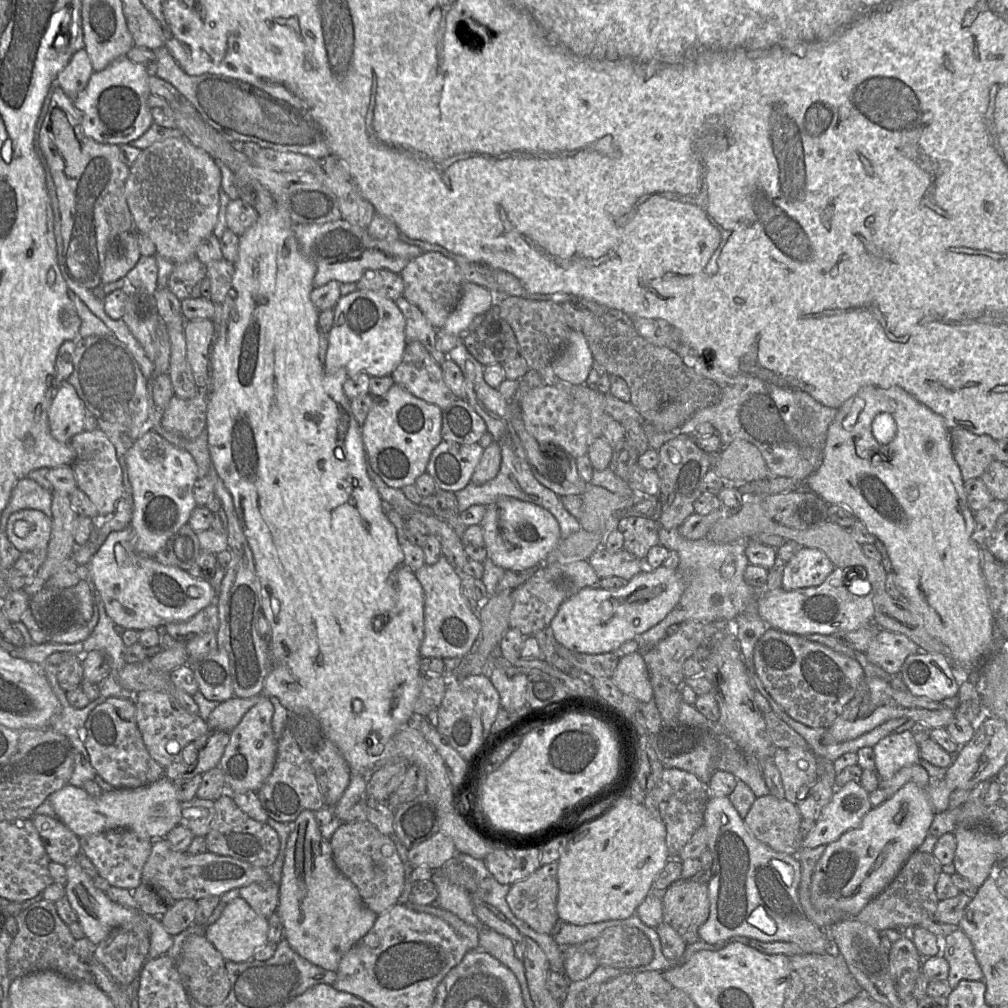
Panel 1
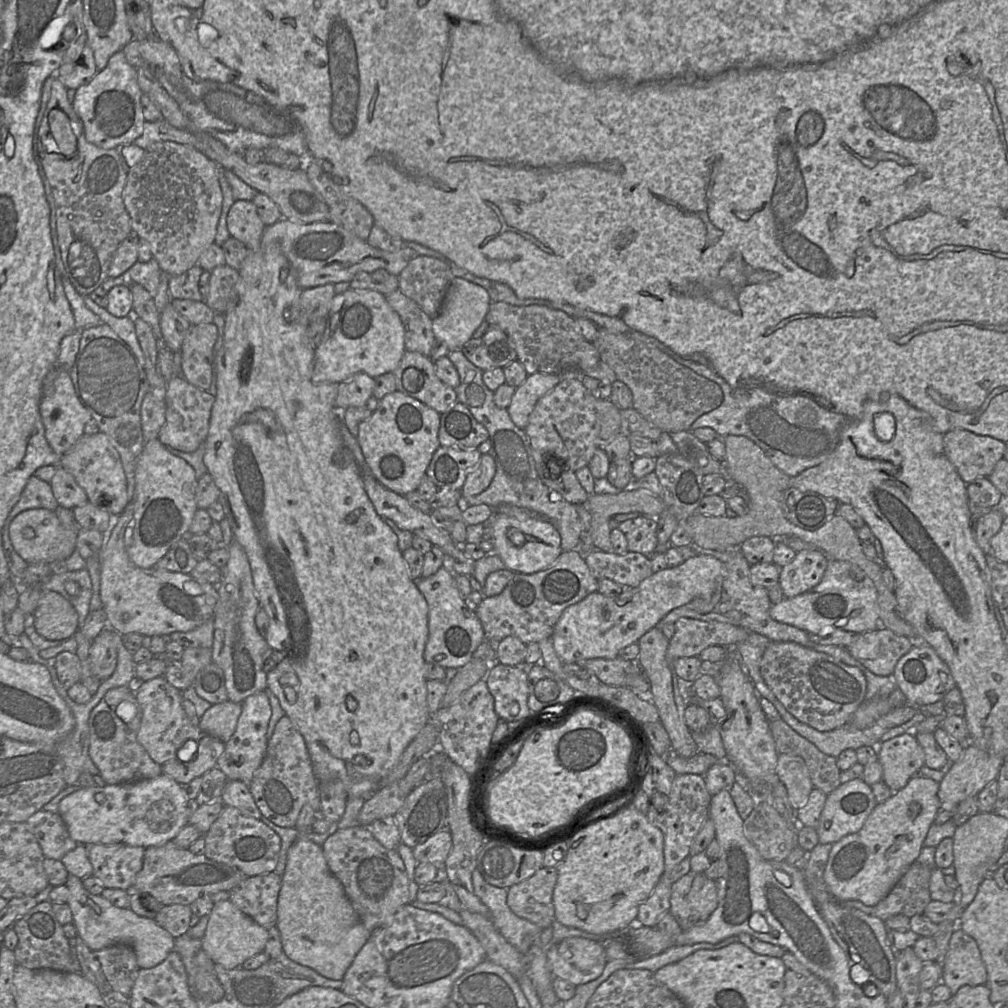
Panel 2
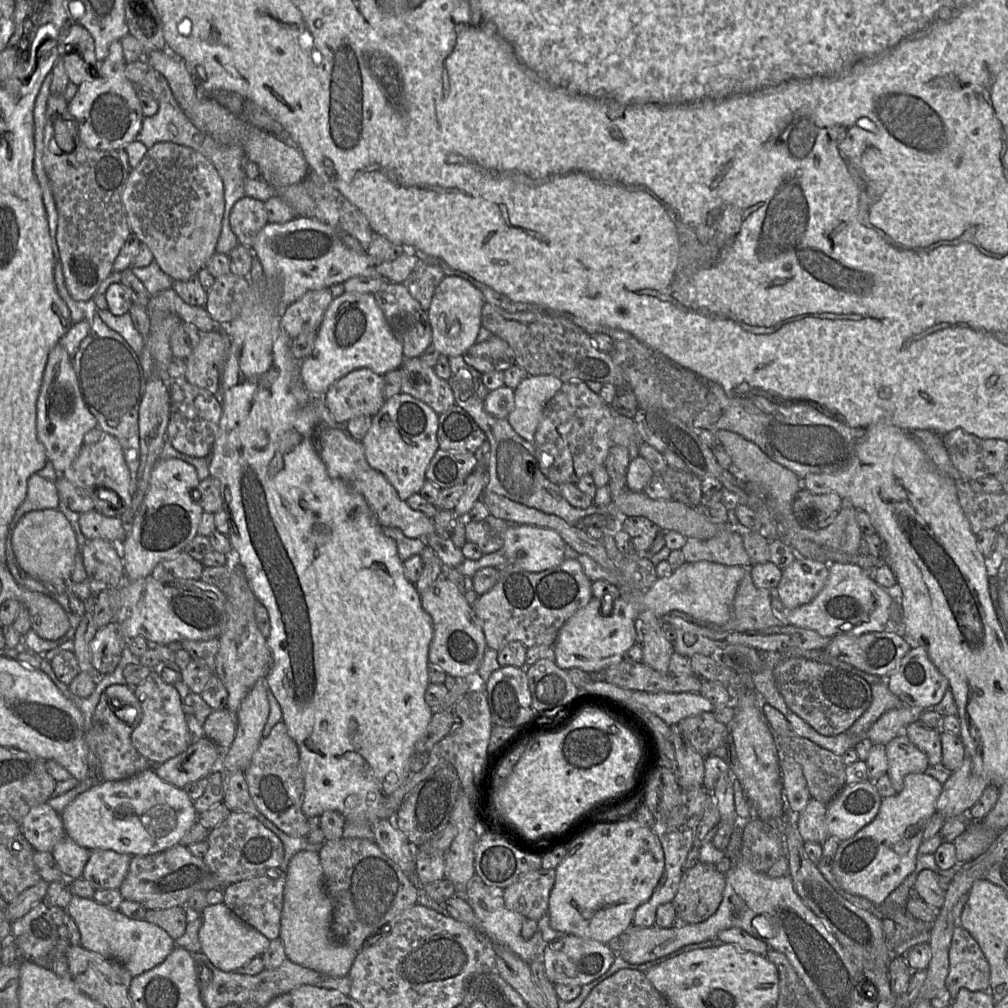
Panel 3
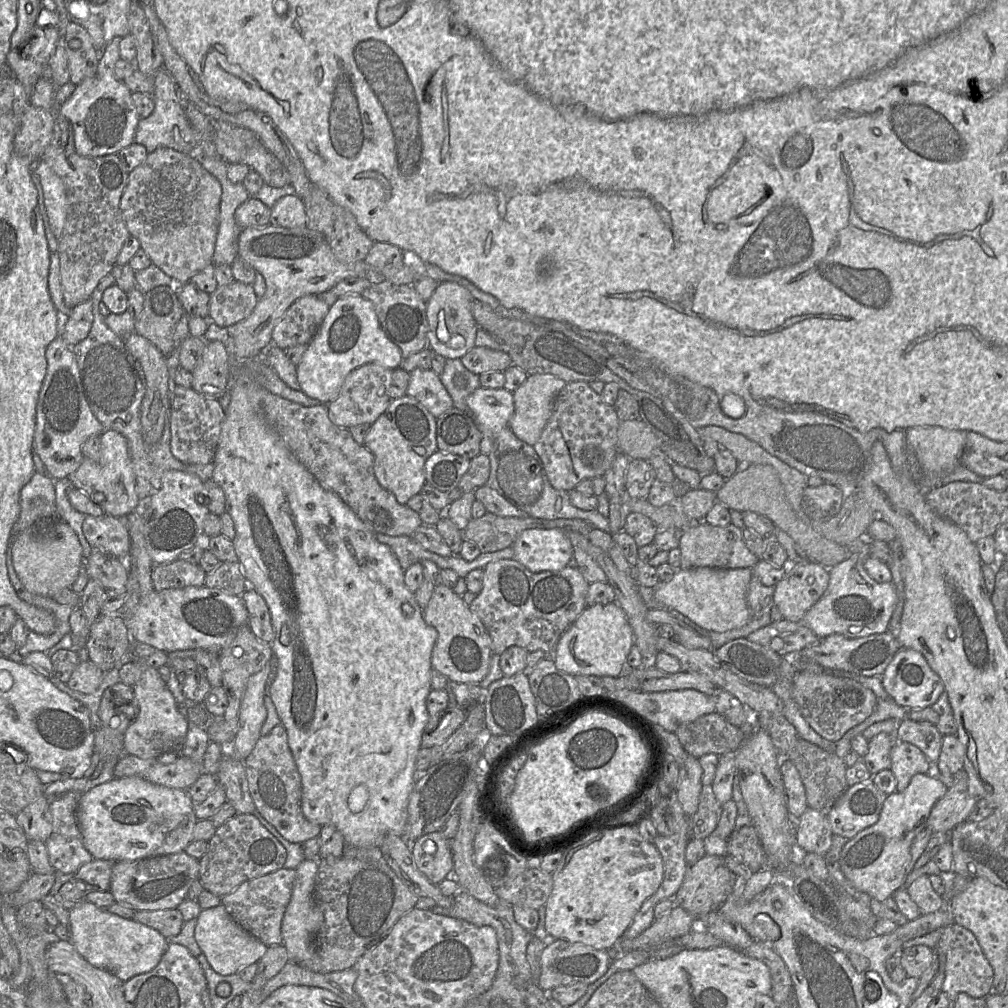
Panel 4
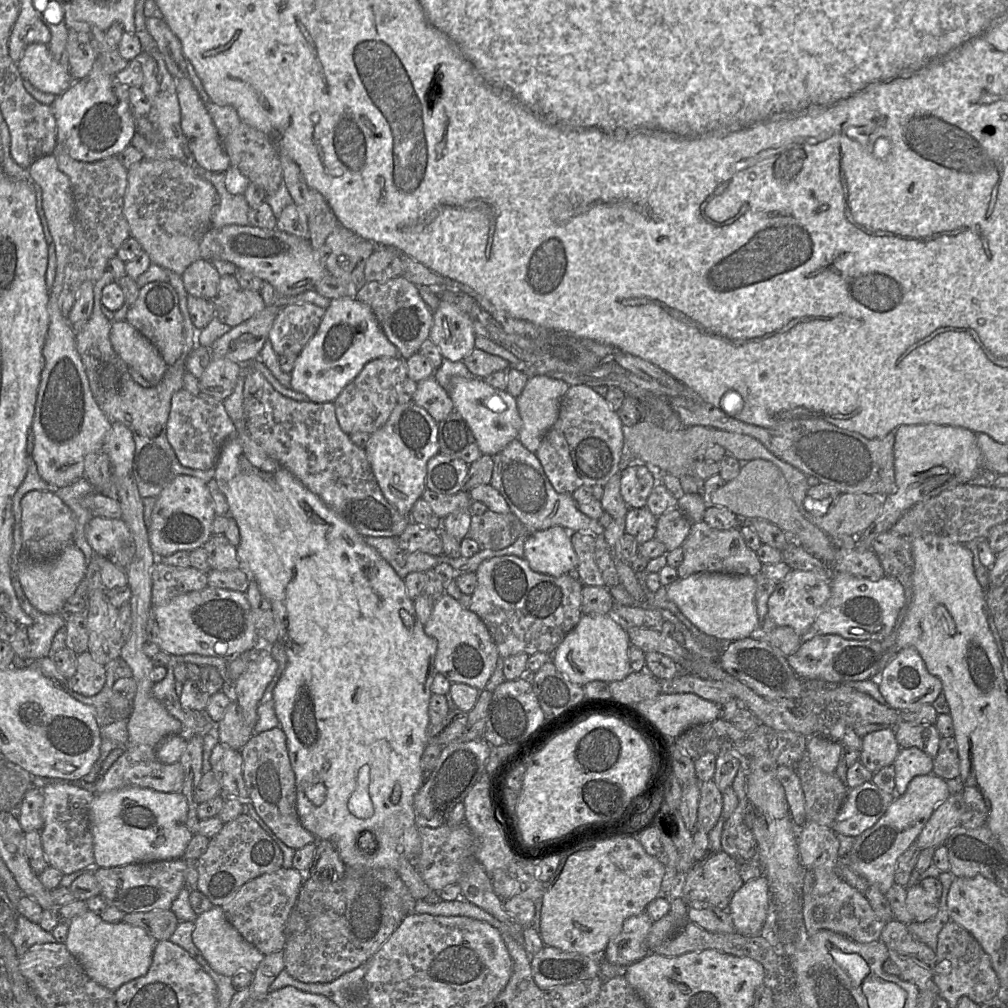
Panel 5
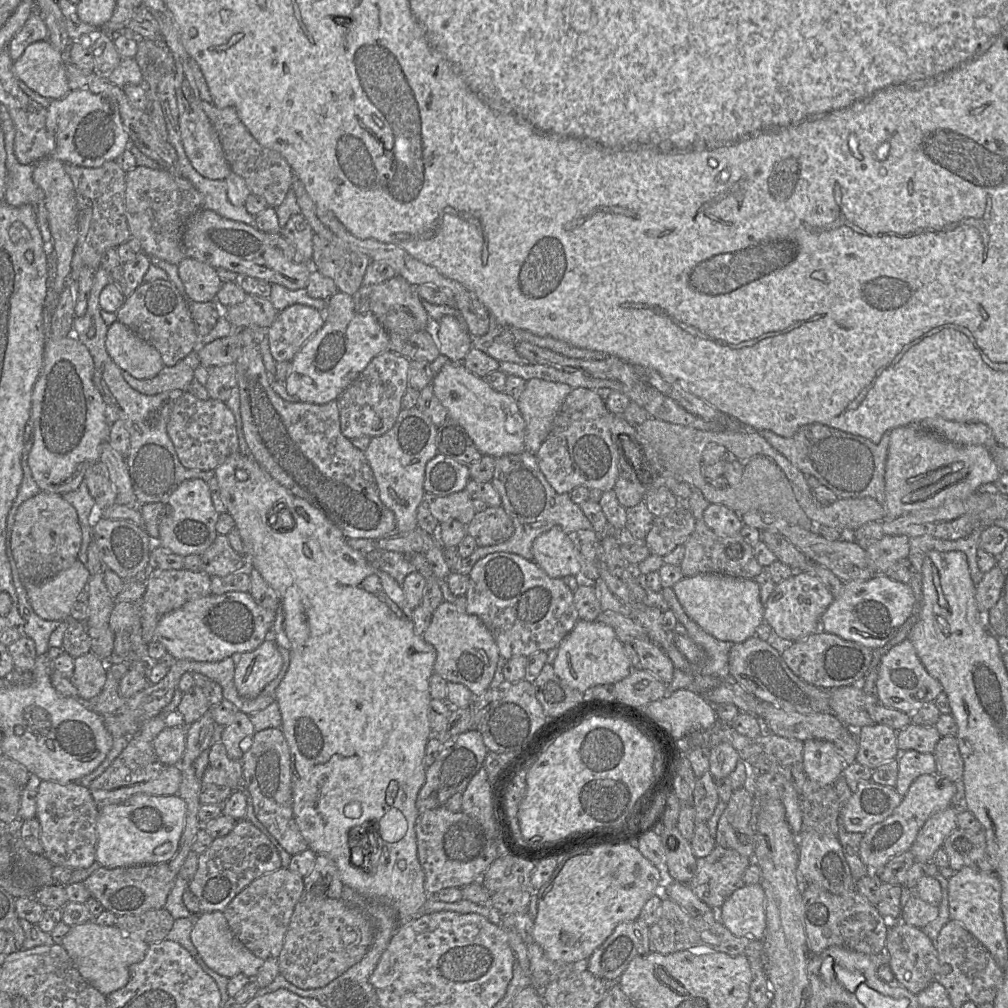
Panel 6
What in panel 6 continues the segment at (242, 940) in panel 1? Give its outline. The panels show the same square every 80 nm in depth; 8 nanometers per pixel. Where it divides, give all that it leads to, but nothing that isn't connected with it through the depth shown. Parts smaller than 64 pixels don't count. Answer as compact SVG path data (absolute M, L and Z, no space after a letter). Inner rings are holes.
M214 911L196 915L199 916L193 926L191 941L205 964L217 974L228 979L238 974L244 974L248 978L254 979L264 960L256 957L235 937L223 912Z

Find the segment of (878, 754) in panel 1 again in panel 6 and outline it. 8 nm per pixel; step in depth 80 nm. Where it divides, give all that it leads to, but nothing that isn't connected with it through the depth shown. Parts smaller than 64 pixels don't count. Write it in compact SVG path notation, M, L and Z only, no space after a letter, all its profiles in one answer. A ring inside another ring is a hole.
M907 750L898 756L898 776L896 791L903 797L912 782L924 774L936 773L936 761L934 753L921 753L916 750Z

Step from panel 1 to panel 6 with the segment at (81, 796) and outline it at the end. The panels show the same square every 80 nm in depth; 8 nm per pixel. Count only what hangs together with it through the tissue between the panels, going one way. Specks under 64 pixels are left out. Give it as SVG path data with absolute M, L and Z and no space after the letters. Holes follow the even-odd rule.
M136 794L121 804L99 810L95 861L108 869L146 864L168 863L177 853L184 830L186 804L179 795L154 796Z

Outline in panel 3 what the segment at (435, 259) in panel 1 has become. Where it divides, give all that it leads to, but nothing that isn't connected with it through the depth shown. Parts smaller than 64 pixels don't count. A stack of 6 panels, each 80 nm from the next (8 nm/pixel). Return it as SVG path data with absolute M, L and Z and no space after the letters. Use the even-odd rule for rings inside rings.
M419 260L417 266L402 283L411 296L427 311L431 305L435 290L445 277L443 270L437 266Z

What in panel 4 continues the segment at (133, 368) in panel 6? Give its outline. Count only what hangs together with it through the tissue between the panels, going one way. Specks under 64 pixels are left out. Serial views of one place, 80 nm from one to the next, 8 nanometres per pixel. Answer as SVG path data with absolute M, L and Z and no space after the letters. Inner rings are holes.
M136 332L124 337L123 342L132 356L140 363L146 378L146 392L141 403L141 429L144 441L149 445L154 445L163 434L165 419L170 412L166 359L152 342Z

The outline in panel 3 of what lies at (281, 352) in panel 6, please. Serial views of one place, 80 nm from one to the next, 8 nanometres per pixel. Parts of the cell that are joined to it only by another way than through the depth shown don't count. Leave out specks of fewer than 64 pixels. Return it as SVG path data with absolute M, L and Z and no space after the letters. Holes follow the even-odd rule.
M330 288L306 292L282 315L282 329L292 340L304 332L317 332L332 299Z

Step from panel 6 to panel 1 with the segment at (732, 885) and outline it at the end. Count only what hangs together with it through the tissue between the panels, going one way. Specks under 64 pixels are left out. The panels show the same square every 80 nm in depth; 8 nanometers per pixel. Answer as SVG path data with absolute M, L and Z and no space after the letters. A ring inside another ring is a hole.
M680 879L663 892L663 922L673 927L687 944L700 940L698 929L710 912L707 883Z

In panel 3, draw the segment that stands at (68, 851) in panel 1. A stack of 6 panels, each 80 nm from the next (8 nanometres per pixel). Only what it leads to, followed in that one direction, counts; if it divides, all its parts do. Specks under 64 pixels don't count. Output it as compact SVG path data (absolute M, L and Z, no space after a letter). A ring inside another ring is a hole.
M43 803L32 808L20 822L21 830L27 841L35 851L52 852L54 846L66 836L60 814L48 803Z

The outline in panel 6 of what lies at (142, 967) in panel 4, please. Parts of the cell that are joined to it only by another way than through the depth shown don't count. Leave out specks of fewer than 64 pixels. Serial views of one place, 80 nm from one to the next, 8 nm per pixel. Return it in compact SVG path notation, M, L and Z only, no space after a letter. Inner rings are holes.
M92 920L72 926L61 945L81 976L105 996L127 984L131 968L143 960L149 946L146 942L126 934L116 925L101 926Z

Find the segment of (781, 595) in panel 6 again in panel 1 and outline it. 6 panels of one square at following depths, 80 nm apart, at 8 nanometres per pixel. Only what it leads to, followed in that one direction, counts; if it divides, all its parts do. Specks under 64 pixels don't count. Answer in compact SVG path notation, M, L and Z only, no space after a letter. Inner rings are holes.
M801 546L786 562L781 588L785 591L821 585L835 566L824 552Z

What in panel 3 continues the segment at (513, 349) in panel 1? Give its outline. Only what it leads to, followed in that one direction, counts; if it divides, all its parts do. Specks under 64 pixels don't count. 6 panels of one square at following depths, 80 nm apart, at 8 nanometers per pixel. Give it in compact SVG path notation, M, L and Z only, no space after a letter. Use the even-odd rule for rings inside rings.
M496 335L475 343L462 355L464 361L480 373L502 371L515 364L515 354L509 344Z

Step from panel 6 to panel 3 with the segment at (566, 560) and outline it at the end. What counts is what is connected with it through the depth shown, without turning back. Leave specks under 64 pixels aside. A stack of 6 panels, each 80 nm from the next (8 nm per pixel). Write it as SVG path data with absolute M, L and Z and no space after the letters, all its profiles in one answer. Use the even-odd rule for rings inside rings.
M511 525L501 550L508 563L530 573L559 566L566 559L566 543L559 533L532 525Z

